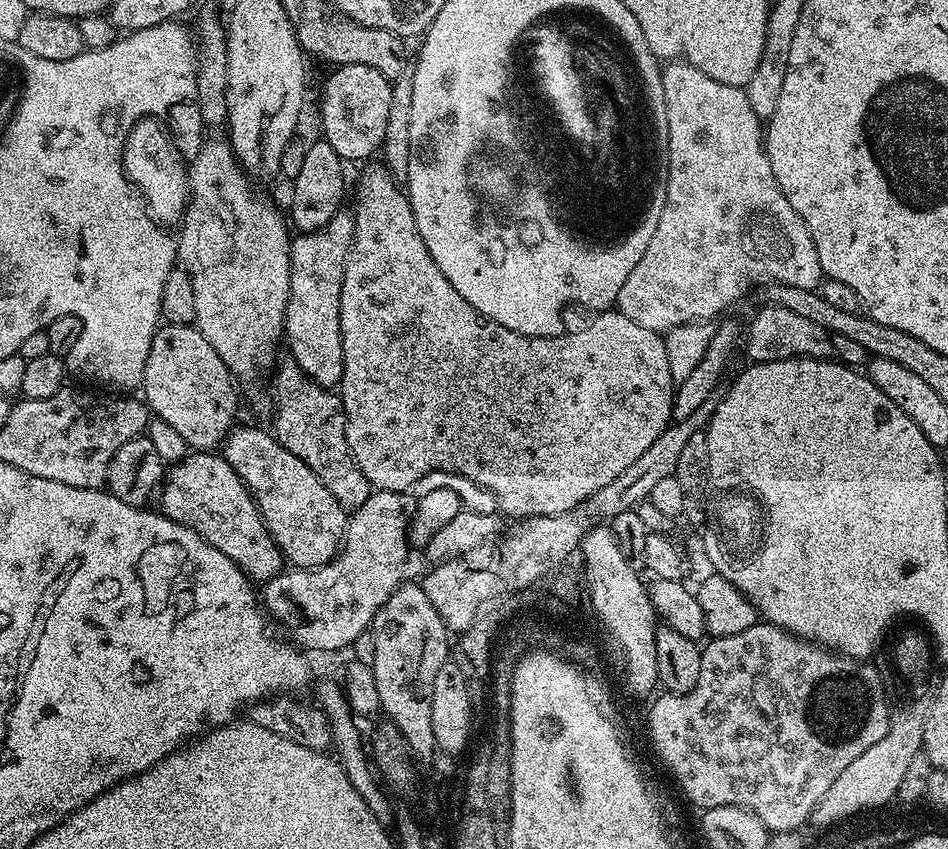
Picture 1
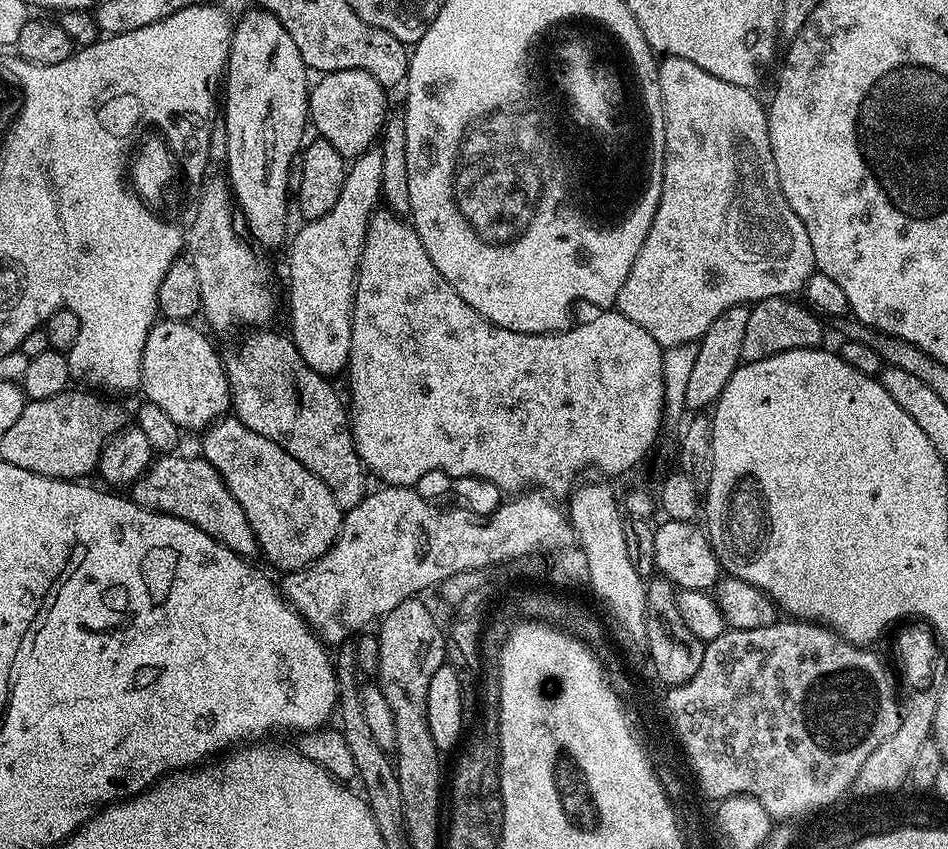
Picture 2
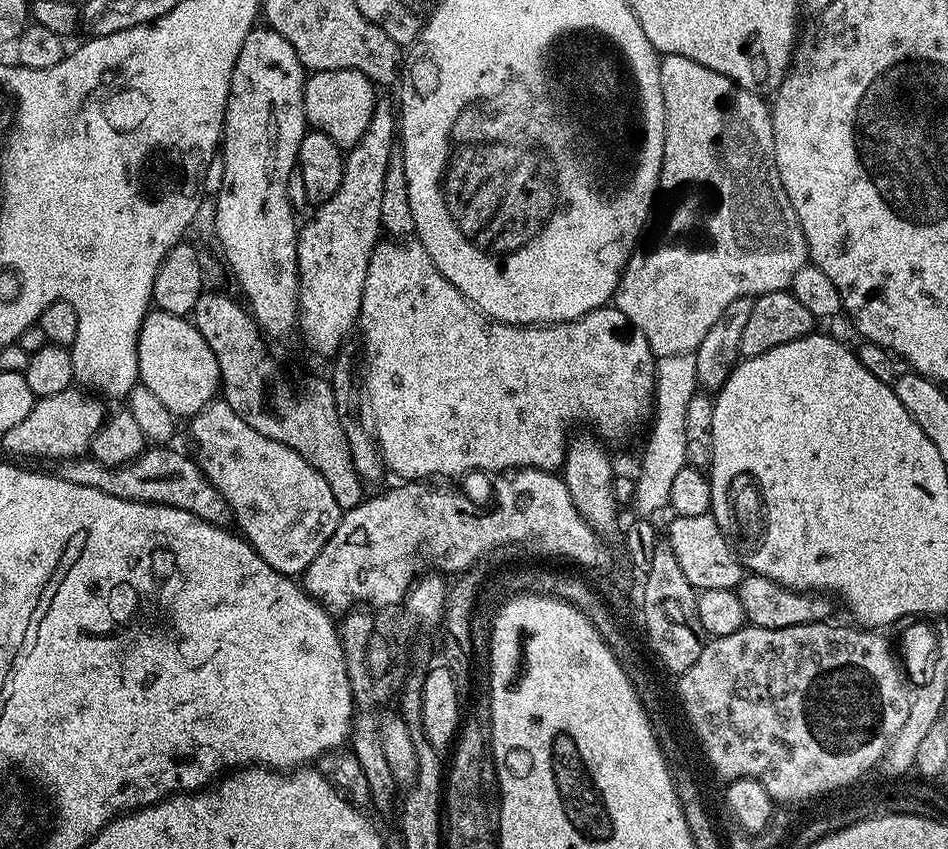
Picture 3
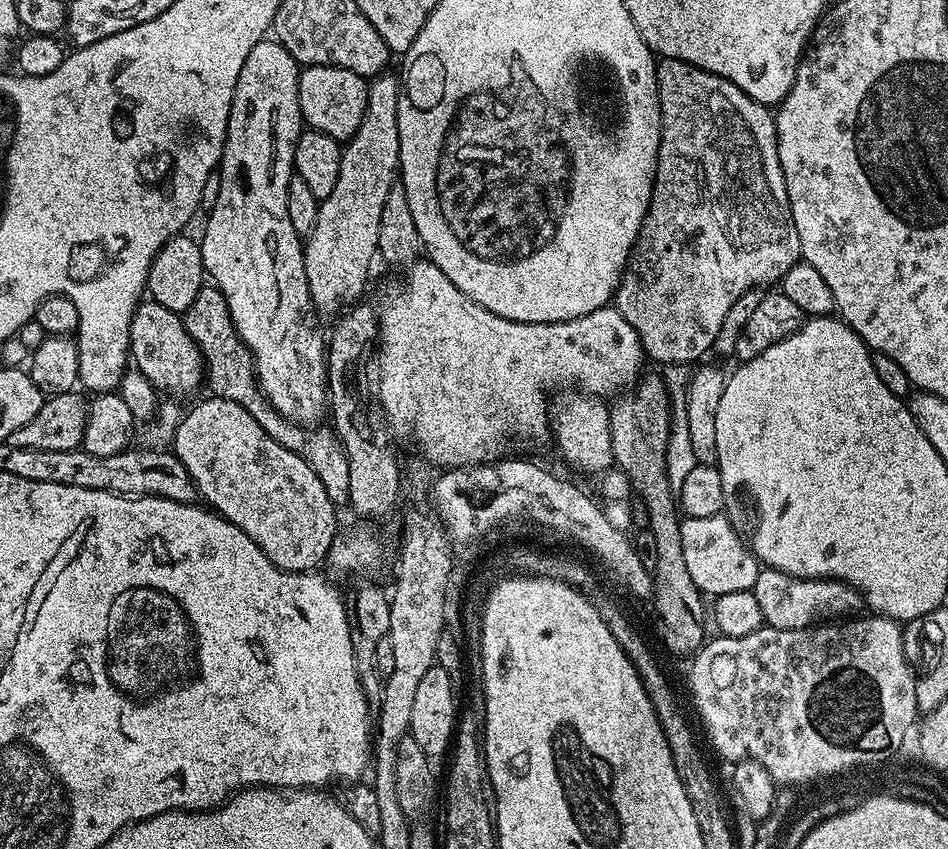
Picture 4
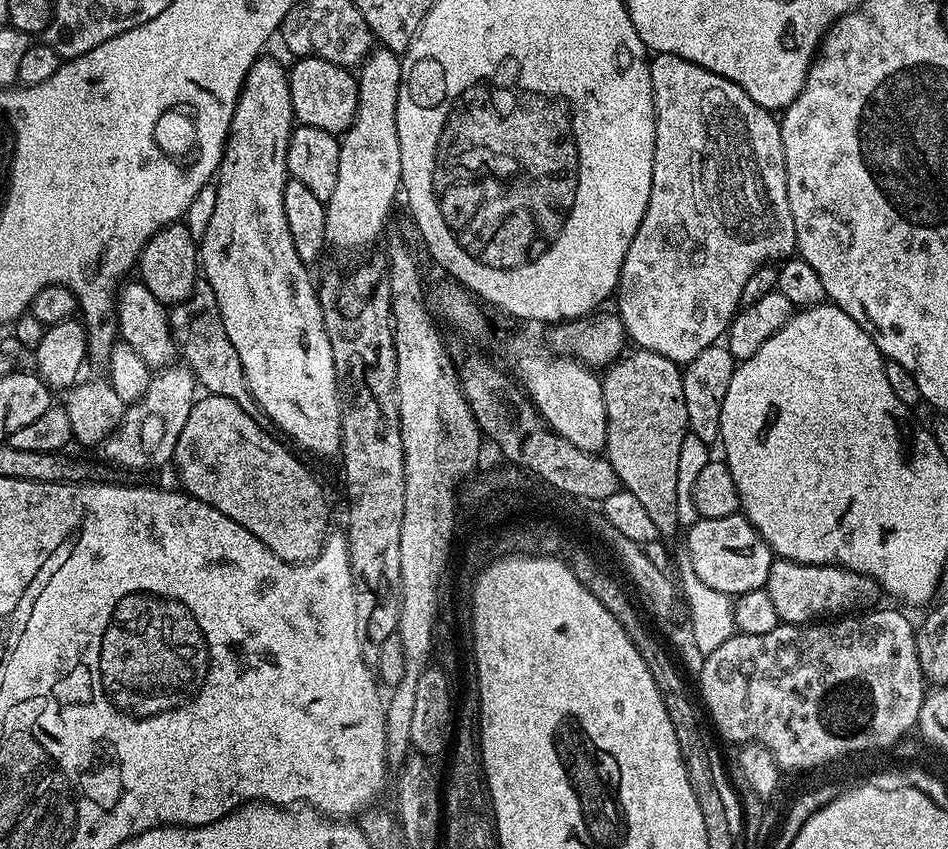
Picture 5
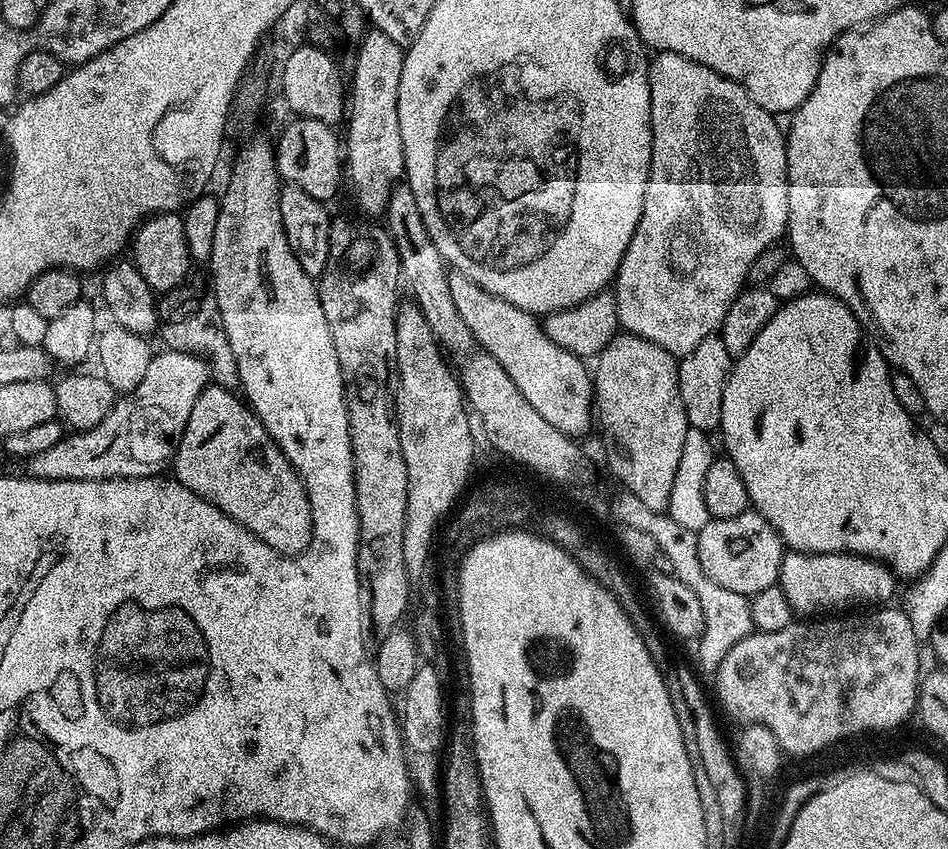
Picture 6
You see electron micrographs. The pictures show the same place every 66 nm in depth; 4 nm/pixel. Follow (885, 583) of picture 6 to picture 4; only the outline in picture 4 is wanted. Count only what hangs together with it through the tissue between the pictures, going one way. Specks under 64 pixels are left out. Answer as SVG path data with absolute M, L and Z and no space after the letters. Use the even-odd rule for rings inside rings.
M767 566L761 567L752 593L754 598L758 598L765 625L778 630L798 630L825 622L840 622L855 617L865 607L860 589L840 580L803 580Z

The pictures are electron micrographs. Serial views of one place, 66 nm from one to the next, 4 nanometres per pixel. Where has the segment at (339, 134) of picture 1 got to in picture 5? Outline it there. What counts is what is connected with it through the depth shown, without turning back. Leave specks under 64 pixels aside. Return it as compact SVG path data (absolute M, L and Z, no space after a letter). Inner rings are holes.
M301 56L296 65L288 68L288 85L293 117L300 124L309 124L318 130L343 134L354 122L358 110L357 77L349 69L322 58Z

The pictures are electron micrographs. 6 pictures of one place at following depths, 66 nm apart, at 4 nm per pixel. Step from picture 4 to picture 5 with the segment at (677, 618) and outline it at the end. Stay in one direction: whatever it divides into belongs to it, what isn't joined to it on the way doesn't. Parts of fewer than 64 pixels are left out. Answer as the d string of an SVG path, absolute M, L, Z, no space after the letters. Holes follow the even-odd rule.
M633 347L620 359L609 364L600 385L606 402L606 442L602 452L607 456L614 474L618 474L623 491L638 498L642 510L654 522L661 537L672 536L682 528L678 518L678 454L682 452L684 437L689 435L686 418L686 394L682 394L681 365L662 358L645 348Z

